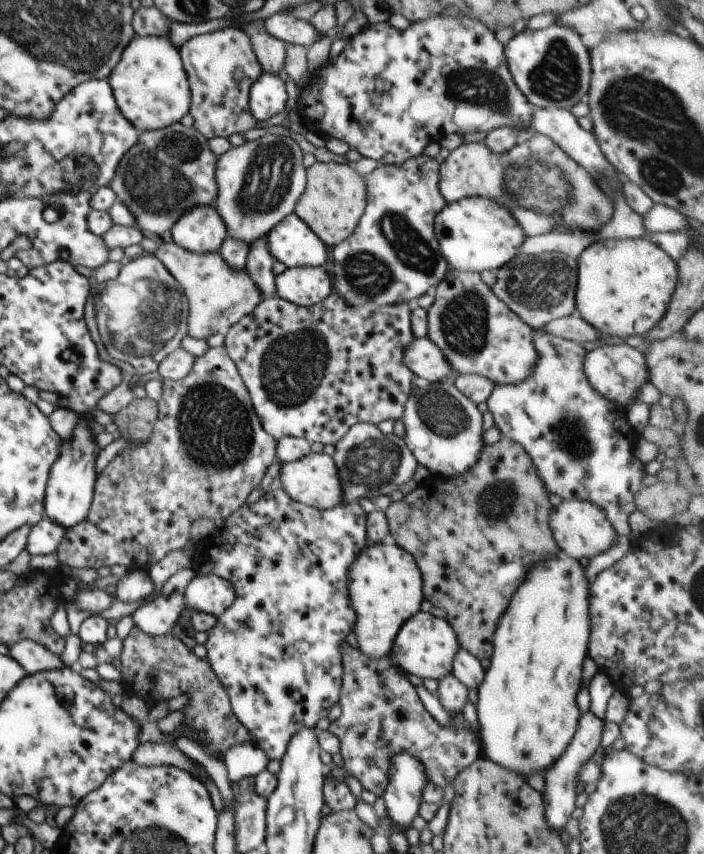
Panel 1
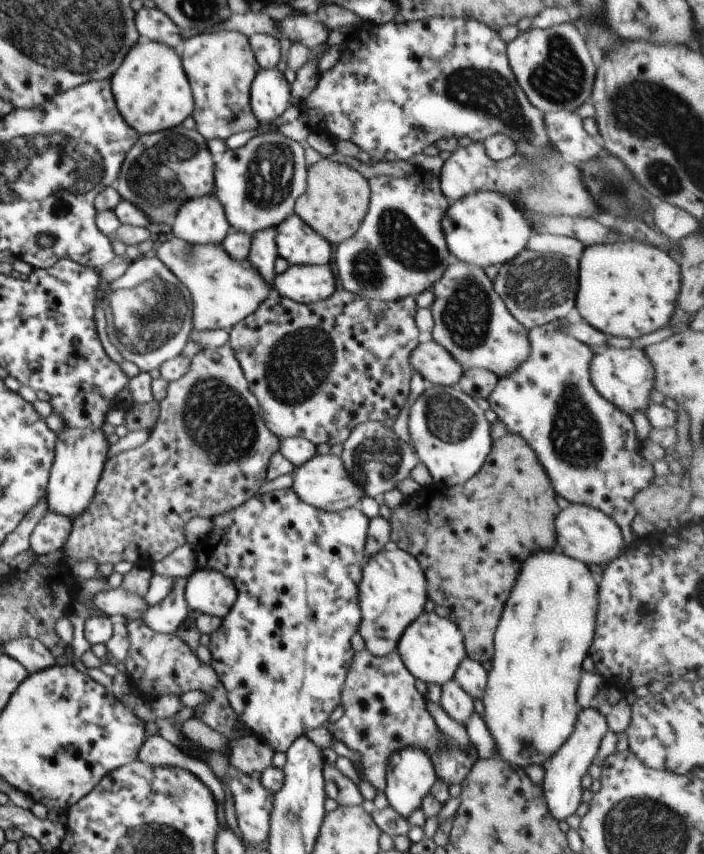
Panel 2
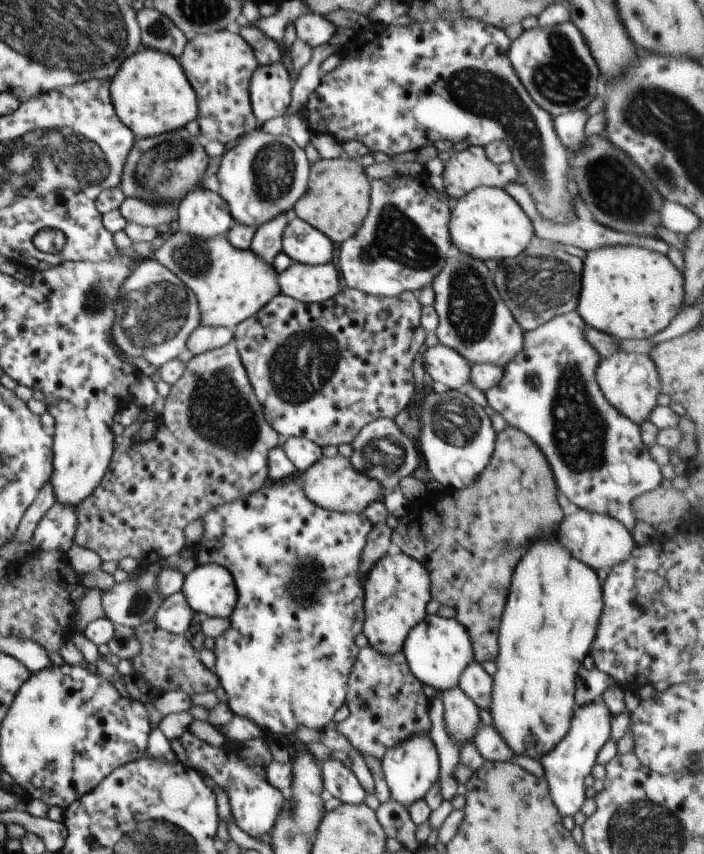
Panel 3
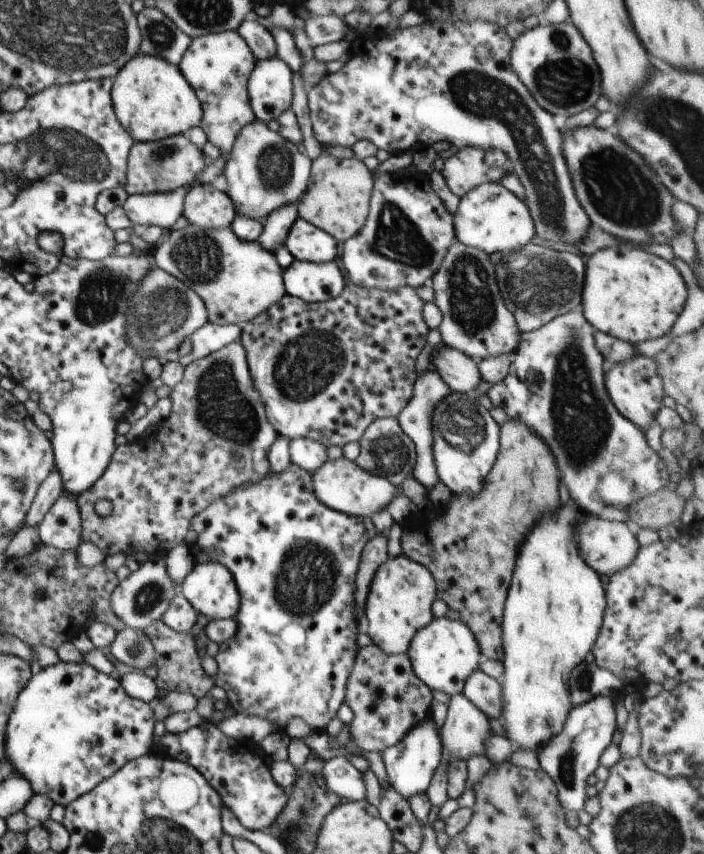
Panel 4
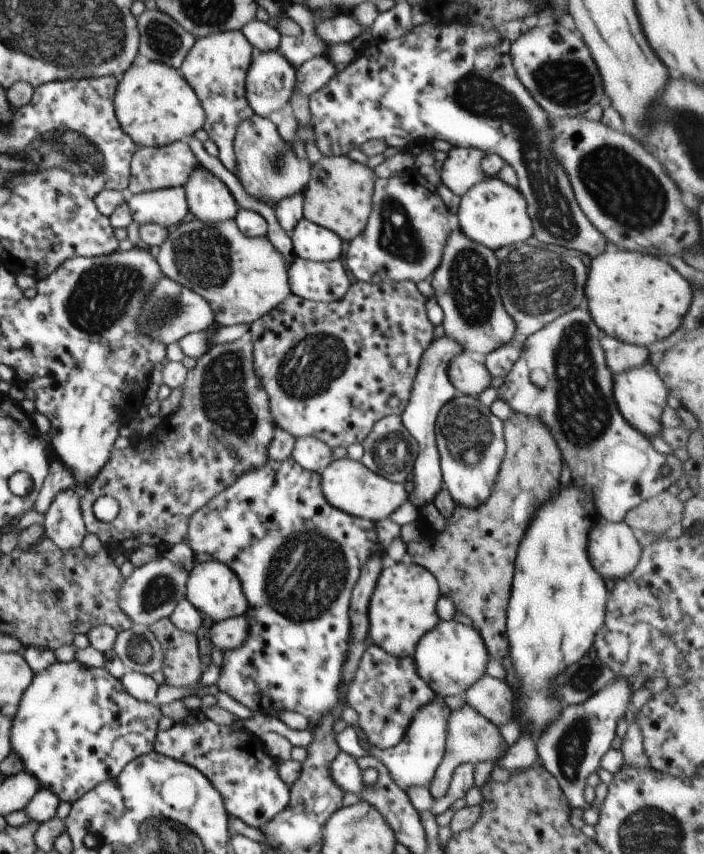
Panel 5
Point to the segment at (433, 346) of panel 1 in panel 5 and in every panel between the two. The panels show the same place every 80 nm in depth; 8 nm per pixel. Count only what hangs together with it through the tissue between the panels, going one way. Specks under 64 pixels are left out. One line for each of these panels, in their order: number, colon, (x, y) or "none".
2: (432, 360)
3: (447, 368)
4: (461, 373)
5: (470, 378)

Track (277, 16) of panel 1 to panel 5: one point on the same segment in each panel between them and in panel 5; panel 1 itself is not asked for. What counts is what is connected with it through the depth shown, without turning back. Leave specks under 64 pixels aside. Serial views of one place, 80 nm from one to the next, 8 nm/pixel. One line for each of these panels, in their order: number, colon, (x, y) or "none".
2: (306, 29)
3: (315, 29)
4: (323, 30)
5: (343, 28)

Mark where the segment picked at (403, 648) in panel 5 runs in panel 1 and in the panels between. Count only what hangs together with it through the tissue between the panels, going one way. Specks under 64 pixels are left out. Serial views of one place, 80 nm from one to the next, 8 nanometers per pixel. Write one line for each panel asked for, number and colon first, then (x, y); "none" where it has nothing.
1: (385, 586)
2: (393, 589)
3: (397, 590)
4: (399, 603)

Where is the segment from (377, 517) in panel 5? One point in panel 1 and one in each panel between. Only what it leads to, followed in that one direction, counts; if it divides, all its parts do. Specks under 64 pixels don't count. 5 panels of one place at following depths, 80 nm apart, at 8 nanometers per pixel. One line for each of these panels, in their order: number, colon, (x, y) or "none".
1: (313, 480)
2: (323, 481)
3: (333, 483)
4: (341, 484)

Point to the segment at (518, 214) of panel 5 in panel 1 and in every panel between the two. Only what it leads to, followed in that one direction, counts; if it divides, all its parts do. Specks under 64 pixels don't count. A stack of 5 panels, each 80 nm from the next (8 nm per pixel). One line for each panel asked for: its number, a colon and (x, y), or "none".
1: (475, 234)
2: (484, 228)
3: (487, 222)
4: (491, 218)

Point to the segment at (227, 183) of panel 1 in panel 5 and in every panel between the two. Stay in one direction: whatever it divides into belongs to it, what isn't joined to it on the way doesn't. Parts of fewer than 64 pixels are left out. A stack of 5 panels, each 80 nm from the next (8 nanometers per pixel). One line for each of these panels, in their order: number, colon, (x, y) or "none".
2: (258, 184)
3: (264, 175)
4: (264, 171)
5: (269, 170)

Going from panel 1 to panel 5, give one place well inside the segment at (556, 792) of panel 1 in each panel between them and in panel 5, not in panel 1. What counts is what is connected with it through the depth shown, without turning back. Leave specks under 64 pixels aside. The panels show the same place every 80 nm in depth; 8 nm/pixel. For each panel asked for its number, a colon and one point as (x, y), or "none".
2: (562, 785)
3: (572, 759)
4: (573, 754)
5: (571, 747)

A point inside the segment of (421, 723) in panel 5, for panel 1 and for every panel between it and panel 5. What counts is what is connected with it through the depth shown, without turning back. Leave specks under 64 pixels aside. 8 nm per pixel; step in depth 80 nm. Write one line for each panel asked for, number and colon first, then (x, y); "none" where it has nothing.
1: (403, 795)
2: (410, 773)
3: (411, 768)
4: (410, 765)

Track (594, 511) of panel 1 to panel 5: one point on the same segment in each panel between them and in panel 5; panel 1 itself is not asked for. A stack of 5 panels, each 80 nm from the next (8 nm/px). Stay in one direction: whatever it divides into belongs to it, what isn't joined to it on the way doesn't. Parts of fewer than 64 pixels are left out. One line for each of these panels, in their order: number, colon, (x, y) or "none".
2: (584, 533)
3: (599, 541)
4: (606, 546)
5: (614, 550)

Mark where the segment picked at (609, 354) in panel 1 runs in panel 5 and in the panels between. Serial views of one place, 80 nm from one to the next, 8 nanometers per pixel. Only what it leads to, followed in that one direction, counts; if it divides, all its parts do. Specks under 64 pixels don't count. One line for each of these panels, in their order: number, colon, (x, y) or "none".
2: (625, 377)
3: (630, 381)
4: (635, 387)
5: (641, 395)

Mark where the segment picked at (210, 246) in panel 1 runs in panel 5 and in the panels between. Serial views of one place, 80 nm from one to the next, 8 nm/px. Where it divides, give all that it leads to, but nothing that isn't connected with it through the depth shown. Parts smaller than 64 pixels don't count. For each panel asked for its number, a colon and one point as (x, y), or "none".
2: (201, 220)
3: (202, 213)
4: (205, 206)
5: (209, 199)

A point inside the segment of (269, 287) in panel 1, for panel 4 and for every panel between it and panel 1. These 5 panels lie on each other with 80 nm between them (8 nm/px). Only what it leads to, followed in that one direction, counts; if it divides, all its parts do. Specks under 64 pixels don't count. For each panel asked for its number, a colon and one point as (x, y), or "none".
2: (263, 252)
3: (267, 242)
4: (277, 224)

